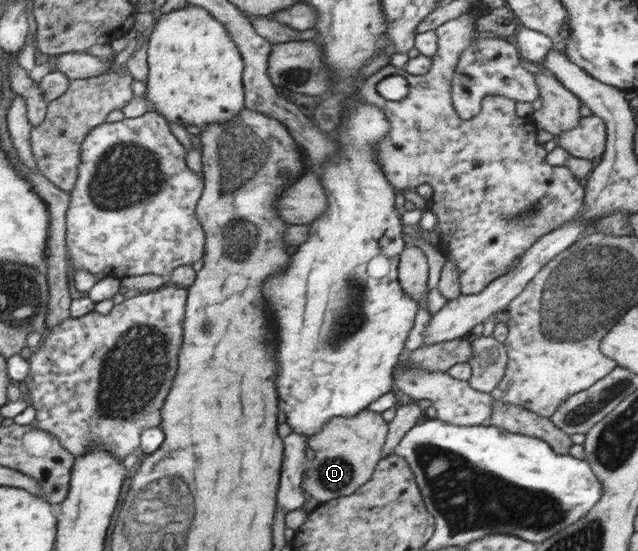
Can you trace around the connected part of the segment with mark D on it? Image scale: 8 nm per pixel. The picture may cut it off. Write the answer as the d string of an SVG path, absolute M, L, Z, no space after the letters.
M362 410L353 418L332 418L313 437L306 439L306 446L313 450L313 460L302 474L302 492L319 504L355 493L370 480L373 468L377 468L385 434L387 424L381 420L378 412Z

